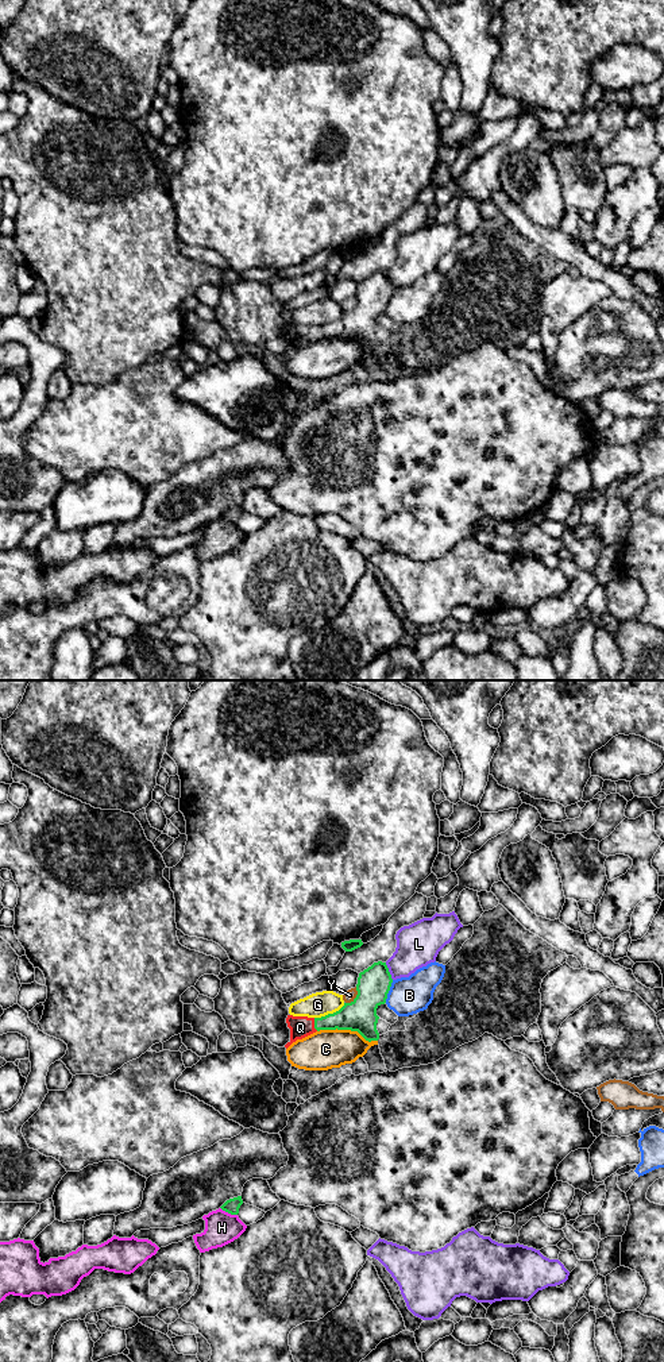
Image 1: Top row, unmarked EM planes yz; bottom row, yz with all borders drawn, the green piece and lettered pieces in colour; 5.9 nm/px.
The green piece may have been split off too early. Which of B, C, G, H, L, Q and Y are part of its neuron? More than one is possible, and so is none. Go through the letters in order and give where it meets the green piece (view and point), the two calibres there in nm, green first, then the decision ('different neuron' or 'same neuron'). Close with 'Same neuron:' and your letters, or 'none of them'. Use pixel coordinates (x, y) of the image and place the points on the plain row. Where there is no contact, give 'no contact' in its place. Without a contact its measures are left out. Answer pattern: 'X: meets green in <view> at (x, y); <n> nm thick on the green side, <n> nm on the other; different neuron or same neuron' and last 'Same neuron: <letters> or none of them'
B: meets green in yz at (389, 298); 200 nm thick on the green side, 220 nm on the other; different neuron
C: meets green in yz at (347, 338); 190 nm thick on the green side, 240 nm on the other; different neuron
G: meets green in yz at (329, 323); 190 nm thick on the green side, 150 nm on the other; different neuron
H: meets green in yz at (228, 521); 90 nm thick on the green side, 190 nm on the other; different neuron
L: meets green in yz at (388, 280); 200 nm thick on the green side, 260 nm on the other; different neuron
Q: meets green in yz at (315, 334); 170 nm thick on the green side, 130 nm on the other; same neuron
Y: meets green in yz at (356, 305); 200 nm thick on the green side, 70 nm on the other; different neuron
Same neuron: Q

